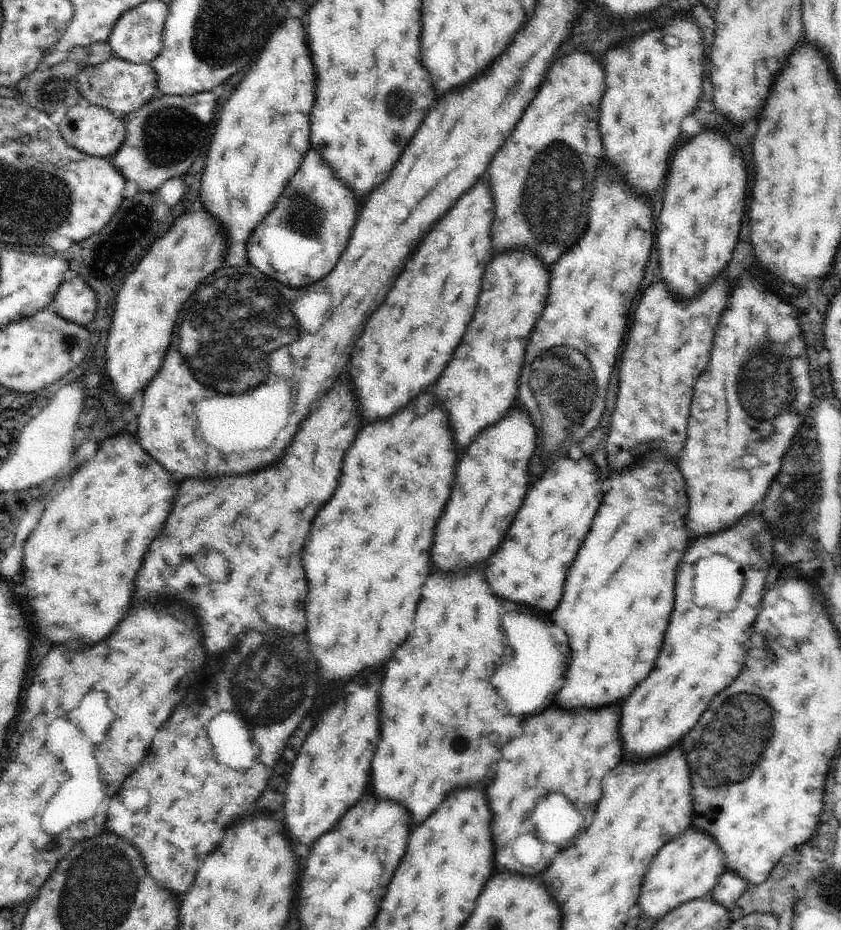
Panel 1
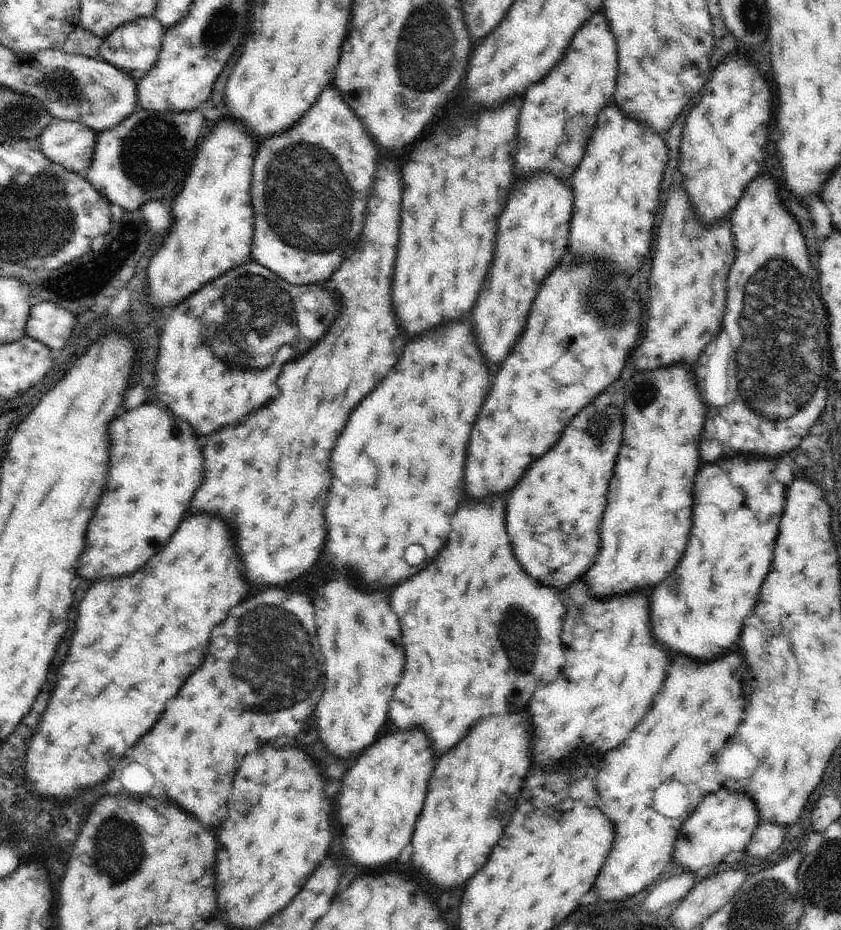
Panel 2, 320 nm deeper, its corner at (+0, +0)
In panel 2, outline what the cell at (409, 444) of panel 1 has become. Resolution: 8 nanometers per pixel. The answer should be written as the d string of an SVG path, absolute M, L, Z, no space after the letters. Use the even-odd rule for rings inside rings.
M466 318L456 320L456 322L448 322L446 326L436 326L434 330L428 330L428 334L422 334L420 338L414 338L412 342L408 342L404 346L400 362L394 366L394 370L388 374L388 378L384 378L384 382L380 382L380 386L376 390L372 390L372 394L368 394L368 398L364 398L364 402L352 412L350 422L344 428L342 436L338 438L338 444L336 444L332 458L330 458L332 490L328 494L328 506L326 506L326 522L328 522L326 552L334 556L334 560L332 560L334 568L356 570L356 574L360 574L366 588L378 590L378 588L390 588L390 586L404 582L412 574L424 570L424 566L428 566L428 562L436 558L436 554L440 552L440 548L448 540L448 534L452 532L452 516L456 514L458 504L466 498L466 494L464 494L464 468L466 468L466 464L464 462L466 462L466 450L468 450L468 442L470 442L470 430L472 430L472 426L480 414L480 408L490 392L490 384L492 384L490 382L490 366L484 362L484 354L480 354L480 348L476 346L472 322ZM412 544L422 544L426 550L426 560L420 566L408 566L408 562L404 560L404 552Z

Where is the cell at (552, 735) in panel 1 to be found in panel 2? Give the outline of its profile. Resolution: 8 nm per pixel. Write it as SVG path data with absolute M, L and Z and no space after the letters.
M582 580L572 582L564 592L564 616L562 616L562 634L560 640L566 648L566 662L558 676L538 686L530 700L530 708L544 708L544 714L532 712L532 726L534 726L534 738L532 738L532 760L536 766L552 766L560 762L562 758L570 756L574 748L580 746L596 746L602 754L616 748L630 730L644 718L644 714L650 710L656 694L664 686L666 680L666 668L670 664L668 652L656 644L652 638L652 624L650 624L650 602L646 598L646 592L632 592L622 594L620 598L606 598L596 600L588 594L588 588L582 586Z

